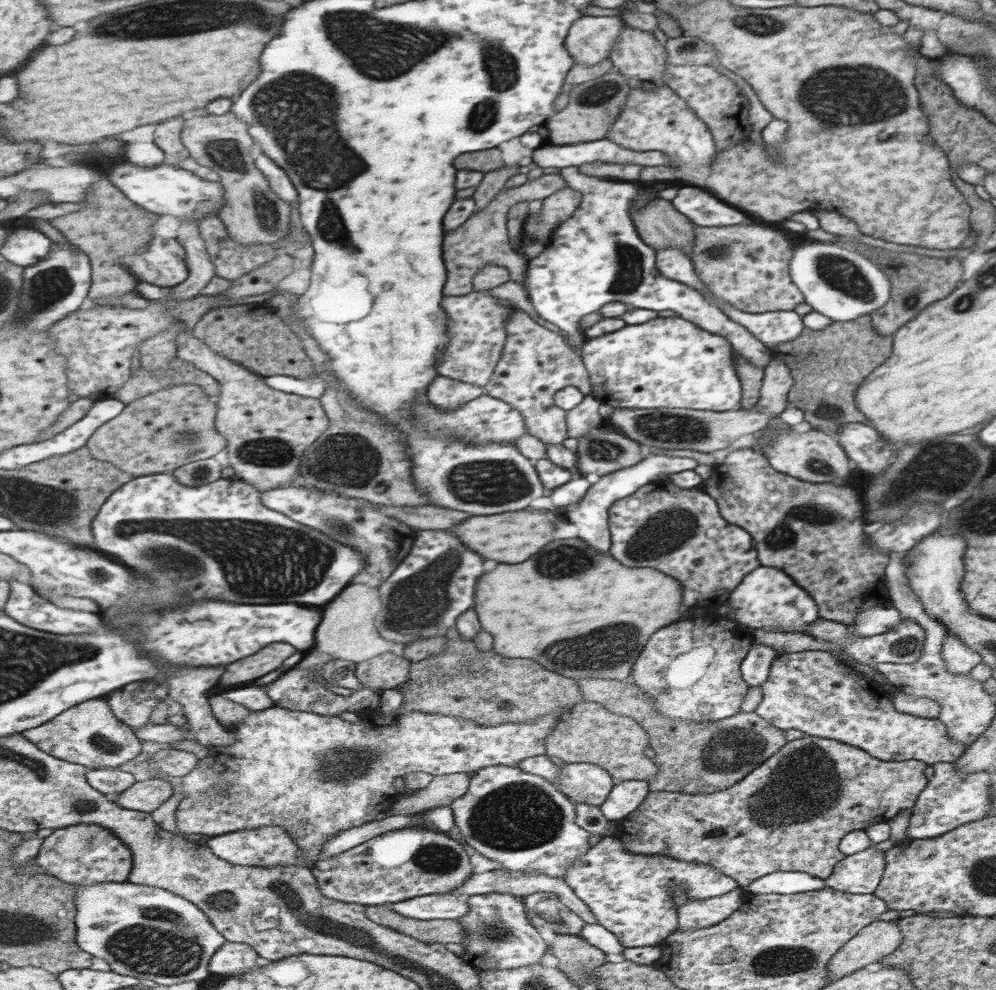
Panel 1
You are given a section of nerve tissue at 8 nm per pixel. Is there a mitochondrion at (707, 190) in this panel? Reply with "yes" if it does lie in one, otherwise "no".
no

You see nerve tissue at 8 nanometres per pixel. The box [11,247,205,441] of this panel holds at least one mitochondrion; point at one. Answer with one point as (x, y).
(47, 289)

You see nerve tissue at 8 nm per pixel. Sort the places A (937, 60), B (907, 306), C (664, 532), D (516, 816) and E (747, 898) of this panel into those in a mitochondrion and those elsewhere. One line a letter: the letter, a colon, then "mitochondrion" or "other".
A: other
B: mitochondrion
C: mitochondrion
D: mitochondrion
E: other

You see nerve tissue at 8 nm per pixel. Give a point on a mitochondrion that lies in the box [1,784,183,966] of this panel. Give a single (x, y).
(47, 928)

